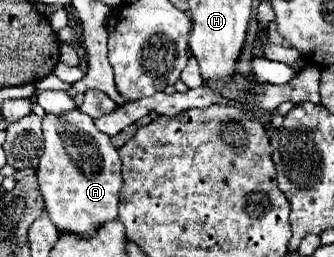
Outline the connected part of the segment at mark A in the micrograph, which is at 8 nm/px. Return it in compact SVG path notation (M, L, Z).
M78 109L62 115L46 113L42 119L44 153L38 165L38 183L50 219L58 231L86 233L118 217L118 191L122 161L110 137L100 133L92 117Z

